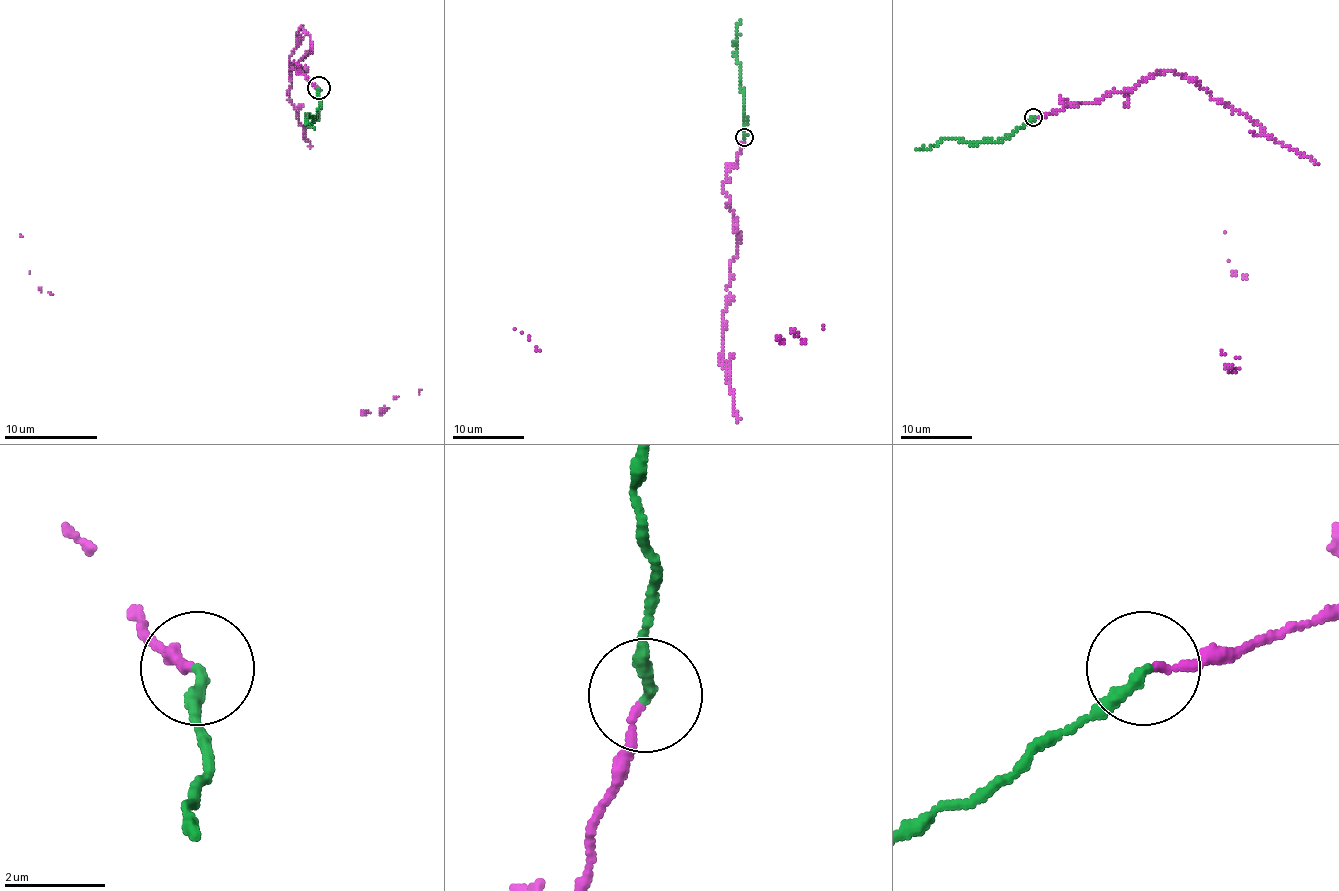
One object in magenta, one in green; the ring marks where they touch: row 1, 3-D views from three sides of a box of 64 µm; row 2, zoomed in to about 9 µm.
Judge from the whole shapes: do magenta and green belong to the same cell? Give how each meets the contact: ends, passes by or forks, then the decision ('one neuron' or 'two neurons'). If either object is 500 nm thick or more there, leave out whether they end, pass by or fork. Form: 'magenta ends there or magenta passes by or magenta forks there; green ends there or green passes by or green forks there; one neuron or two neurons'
magenta ends there; green ends there; one neuron

